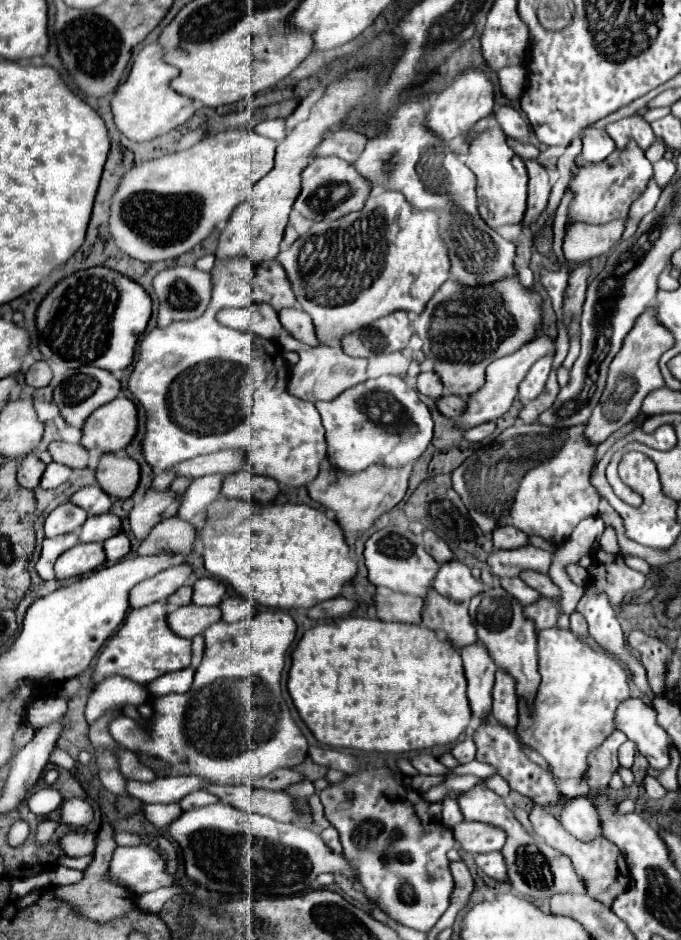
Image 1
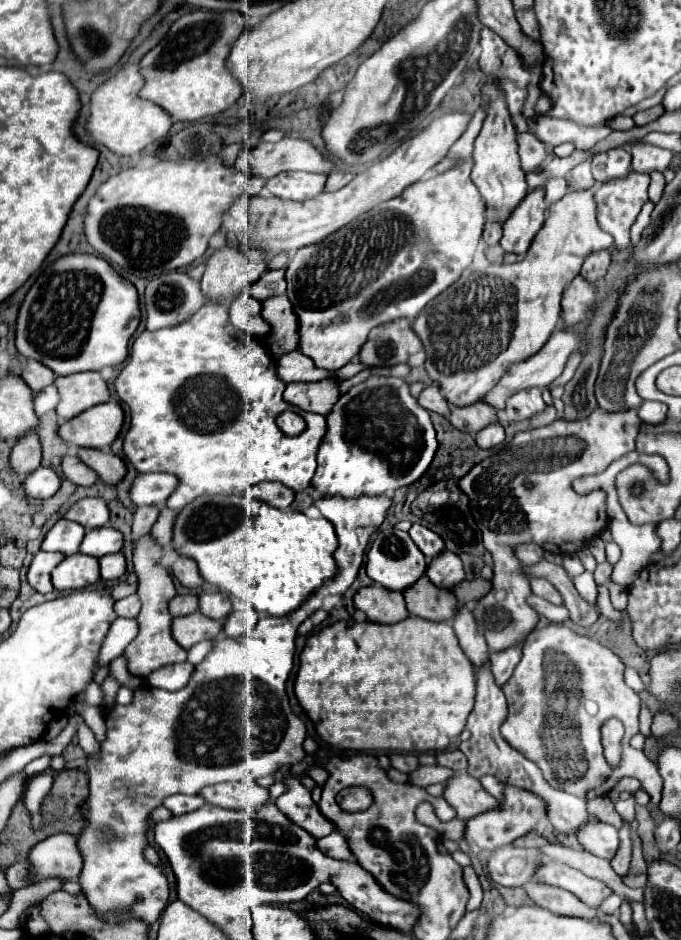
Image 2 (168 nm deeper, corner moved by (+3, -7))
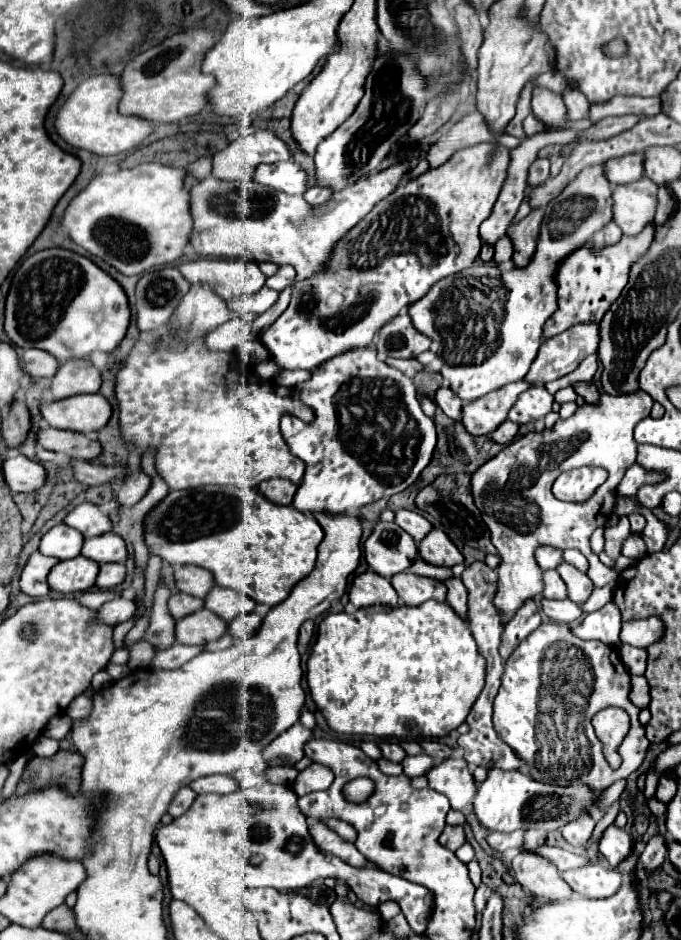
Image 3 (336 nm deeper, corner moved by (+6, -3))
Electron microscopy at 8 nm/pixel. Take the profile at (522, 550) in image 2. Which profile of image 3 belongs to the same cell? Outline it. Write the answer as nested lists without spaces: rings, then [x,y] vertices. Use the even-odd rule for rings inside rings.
[[[540,545],[534,551],[534,557],[536,557],[536,563],[540,565],[540,569],[546,571],[546,569],[558,567],[558,563],[562,561],[562,551],[554,549],[554,547],[548,547],[548,545]]]

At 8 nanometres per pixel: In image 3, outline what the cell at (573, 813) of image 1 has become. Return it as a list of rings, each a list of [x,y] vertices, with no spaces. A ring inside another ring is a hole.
[[[610,825],[602,833],[598,847],[600,847],[600,853],[610,861],[610,865],[616,867],[620,861],[624,861],[628,857],[628,853],[636,847],[636,843],[634,843],[634,839],[630,837],[628,831]]]

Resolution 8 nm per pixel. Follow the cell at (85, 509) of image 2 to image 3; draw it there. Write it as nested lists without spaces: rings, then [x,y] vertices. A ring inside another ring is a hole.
[[[80,503],[78,507],[74,507],[66,519],[64,519],[66,525],[78,529],[84,537],[96,537],[96,535],[102,535],[102,533],[108,533],[112,529],[112,523],[108,519],[106,513],[100,511],[98,505],[94,503]]]

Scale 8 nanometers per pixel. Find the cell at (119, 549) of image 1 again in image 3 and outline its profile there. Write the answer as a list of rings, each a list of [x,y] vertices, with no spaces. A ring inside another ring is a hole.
[[[102,563],[98,579],[96,579],[96,587],[114,589],[116,585],[124,581],[124,577],[126,577],[126,569],[122,563]]]

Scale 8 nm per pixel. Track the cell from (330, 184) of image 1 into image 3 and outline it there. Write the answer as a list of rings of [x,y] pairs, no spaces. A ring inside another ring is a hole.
[[[294,161],[262,165],[262,167],[258,167],[254,179],[262,185],[268,185],[272,189],[278,189],[278,191],[284,191],[290,195],[304,195],[308,189],[306,171]]]

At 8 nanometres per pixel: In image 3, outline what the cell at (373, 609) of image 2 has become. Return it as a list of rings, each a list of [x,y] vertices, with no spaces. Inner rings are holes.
[[[366,571],[354,579],[350,589],[350,603],[354,603],[358,609],[364,609],[370,605],[396,607],[398,595],[390,585],[390,579],[380,577],[374,571]]]

